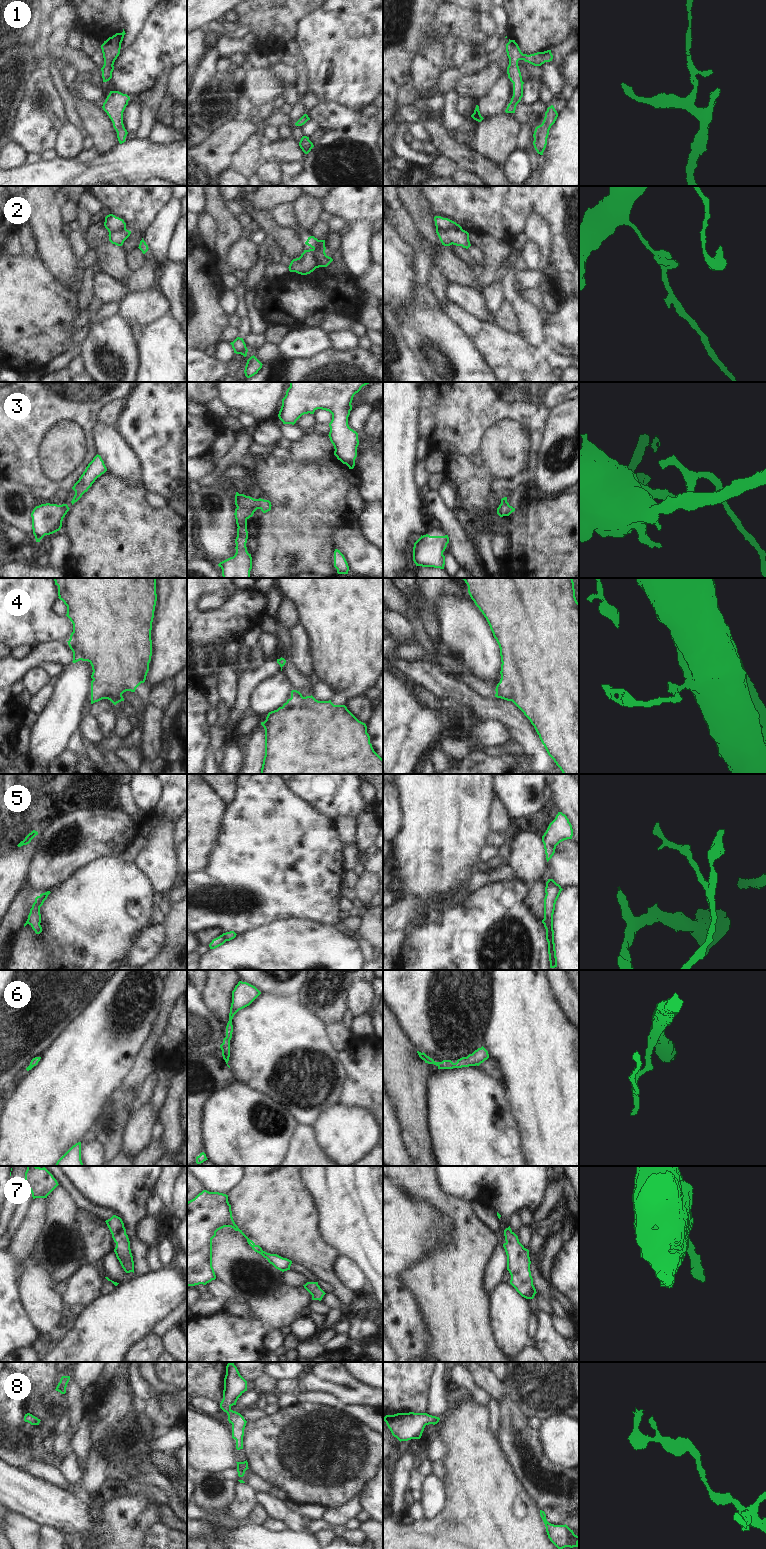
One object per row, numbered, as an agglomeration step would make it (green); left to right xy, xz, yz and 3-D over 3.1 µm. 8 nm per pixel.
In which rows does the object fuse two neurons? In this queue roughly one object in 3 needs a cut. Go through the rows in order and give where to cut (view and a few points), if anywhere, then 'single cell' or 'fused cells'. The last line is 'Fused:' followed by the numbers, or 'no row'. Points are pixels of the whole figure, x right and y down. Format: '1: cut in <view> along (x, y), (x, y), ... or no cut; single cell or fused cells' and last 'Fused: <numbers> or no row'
1: no cut; single cell
2: cut in yz along (436, 227), (439, 229), (462, 229); fused cells
3: no cut; single cell
4: no cut; single cell
5: cut in xz along (222, 934), (226, 940); fused cells
6: no cut; single cell
7: no cut; single cell
8: no cut; single cell
Fused: 2, 5

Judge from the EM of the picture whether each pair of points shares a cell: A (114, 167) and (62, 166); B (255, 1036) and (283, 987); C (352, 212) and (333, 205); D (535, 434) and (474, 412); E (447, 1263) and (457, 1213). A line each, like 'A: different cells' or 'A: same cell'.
A: same cell
B: different cells
C: same cell
D: same cell
E: same cell

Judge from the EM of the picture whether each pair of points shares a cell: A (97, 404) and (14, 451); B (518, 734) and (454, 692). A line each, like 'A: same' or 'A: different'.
A: same
B: same

